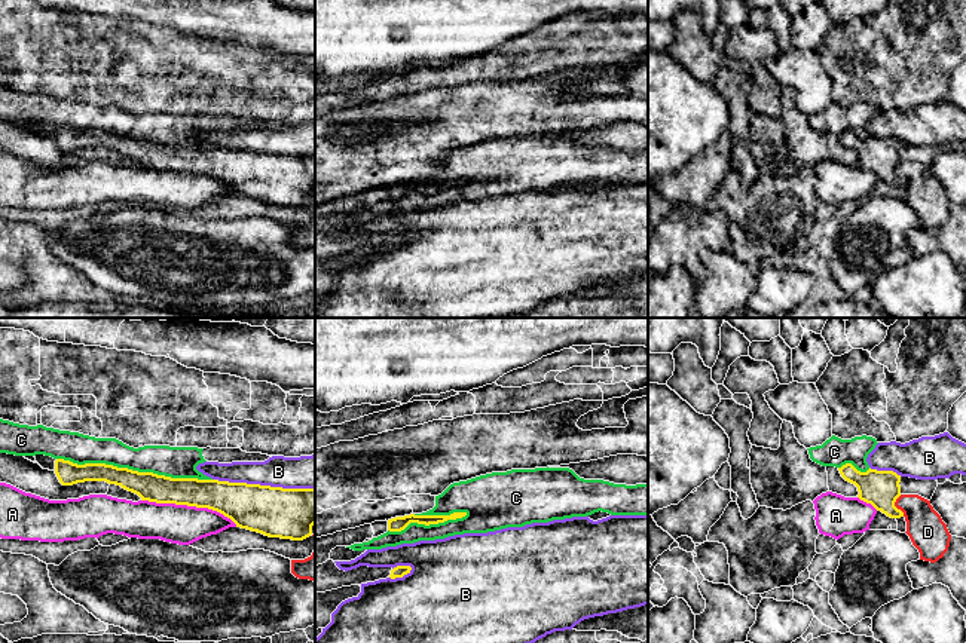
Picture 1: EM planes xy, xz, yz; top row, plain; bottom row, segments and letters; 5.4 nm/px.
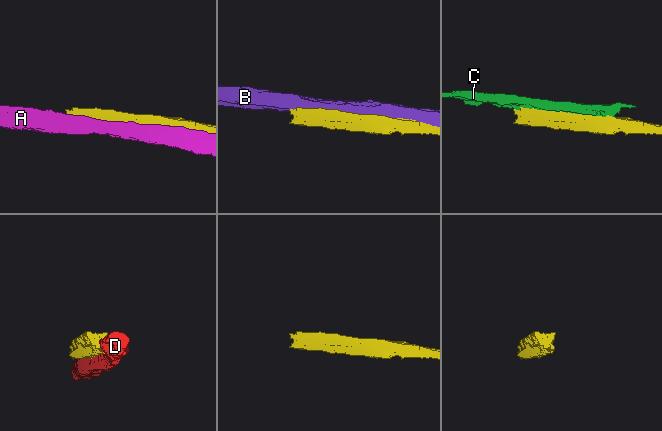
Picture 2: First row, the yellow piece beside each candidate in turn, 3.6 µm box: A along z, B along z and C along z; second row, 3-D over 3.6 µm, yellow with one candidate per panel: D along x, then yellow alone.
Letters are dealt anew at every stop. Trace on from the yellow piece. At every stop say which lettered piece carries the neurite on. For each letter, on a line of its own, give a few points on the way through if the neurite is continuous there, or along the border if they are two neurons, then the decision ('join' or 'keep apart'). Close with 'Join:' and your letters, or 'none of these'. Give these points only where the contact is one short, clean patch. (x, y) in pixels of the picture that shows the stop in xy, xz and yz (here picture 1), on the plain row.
A: keep apart
B: keep apart
C: keep apart
D: keep apart
Join: none of these

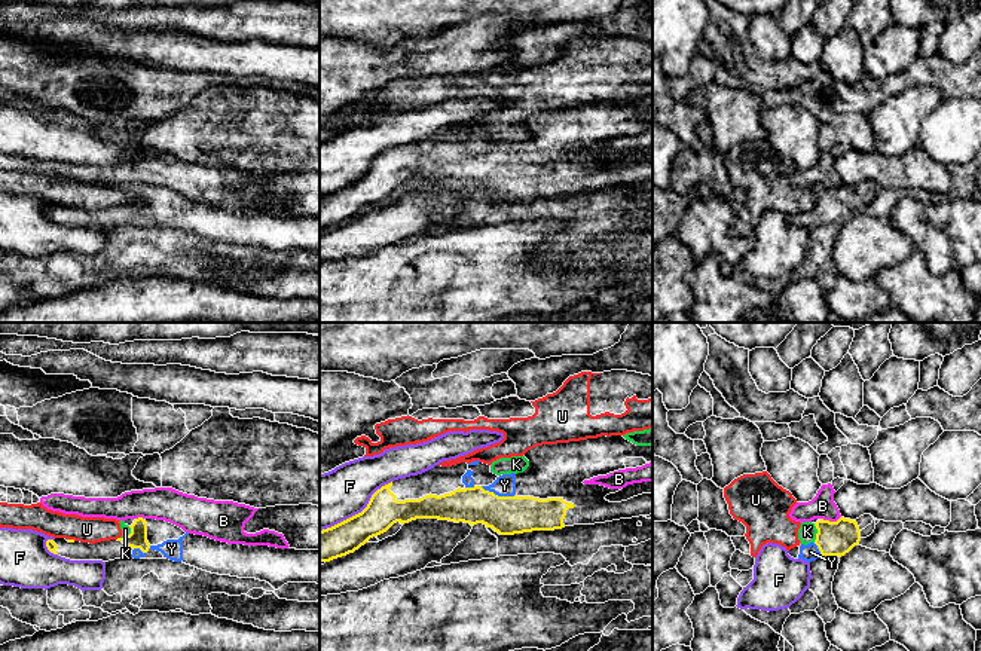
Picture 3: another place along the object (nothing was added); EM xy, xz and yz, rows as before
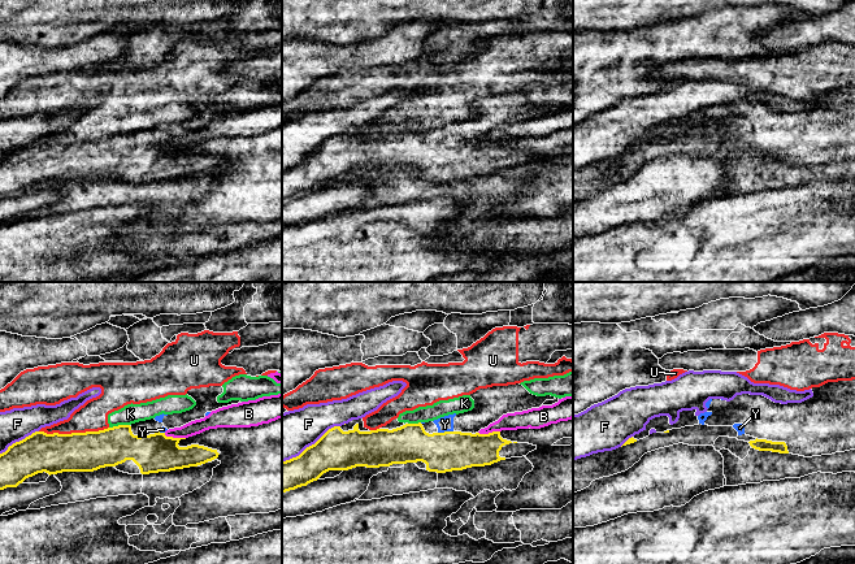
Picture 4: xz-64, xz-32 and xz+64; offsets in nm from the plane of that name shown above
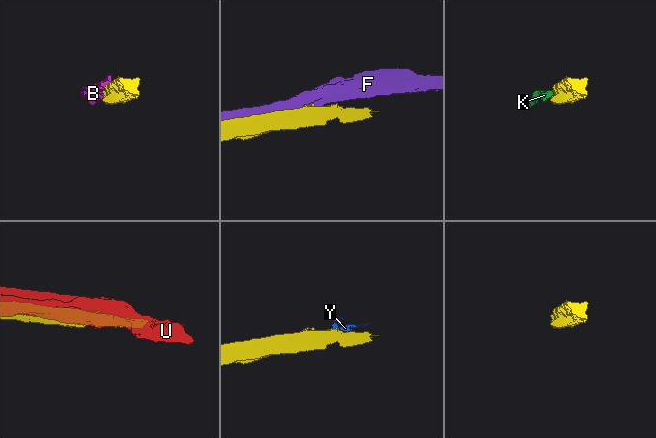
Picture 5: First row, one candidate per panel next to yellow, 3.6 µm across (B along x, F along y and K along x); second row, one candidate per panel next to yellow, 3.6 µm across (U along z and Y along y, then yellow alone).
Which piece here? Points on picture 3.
B: keep apart
F: keep apart
K: border along yz (813, 190), (816, 196), (815, 208); keep apart
U: keep apart
Y: join
Join: Y

